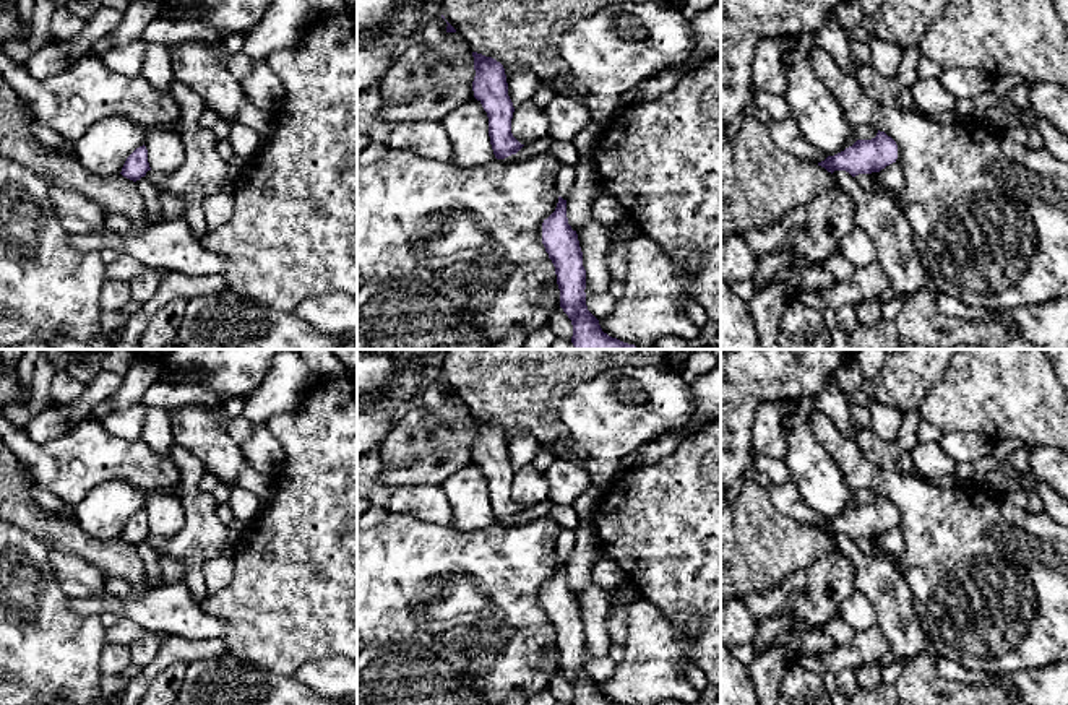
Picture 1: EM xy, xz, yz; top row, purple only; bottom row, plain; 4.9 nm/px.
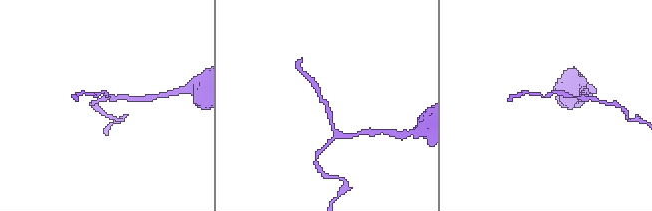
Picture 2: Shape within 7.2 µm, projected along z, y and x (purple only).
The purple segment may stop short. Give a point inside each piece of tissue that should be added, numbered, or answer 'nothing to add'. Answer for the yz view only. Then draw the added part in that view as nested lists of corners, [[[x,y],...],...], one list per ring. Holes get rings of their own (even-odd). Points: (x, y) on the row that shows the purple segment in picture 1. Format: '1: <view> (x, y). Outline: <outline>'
nothing to add

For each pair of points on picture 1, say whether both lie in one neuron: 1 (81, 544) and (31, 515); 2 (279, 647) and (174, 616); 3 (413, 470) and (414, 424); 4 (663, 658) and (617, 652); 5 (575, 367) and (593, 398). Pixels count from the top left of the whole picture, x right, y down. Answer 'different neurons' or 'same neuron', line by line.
1: same neuron
2: different neurons
3: same neuron
4: different neurons
5: different neurons

